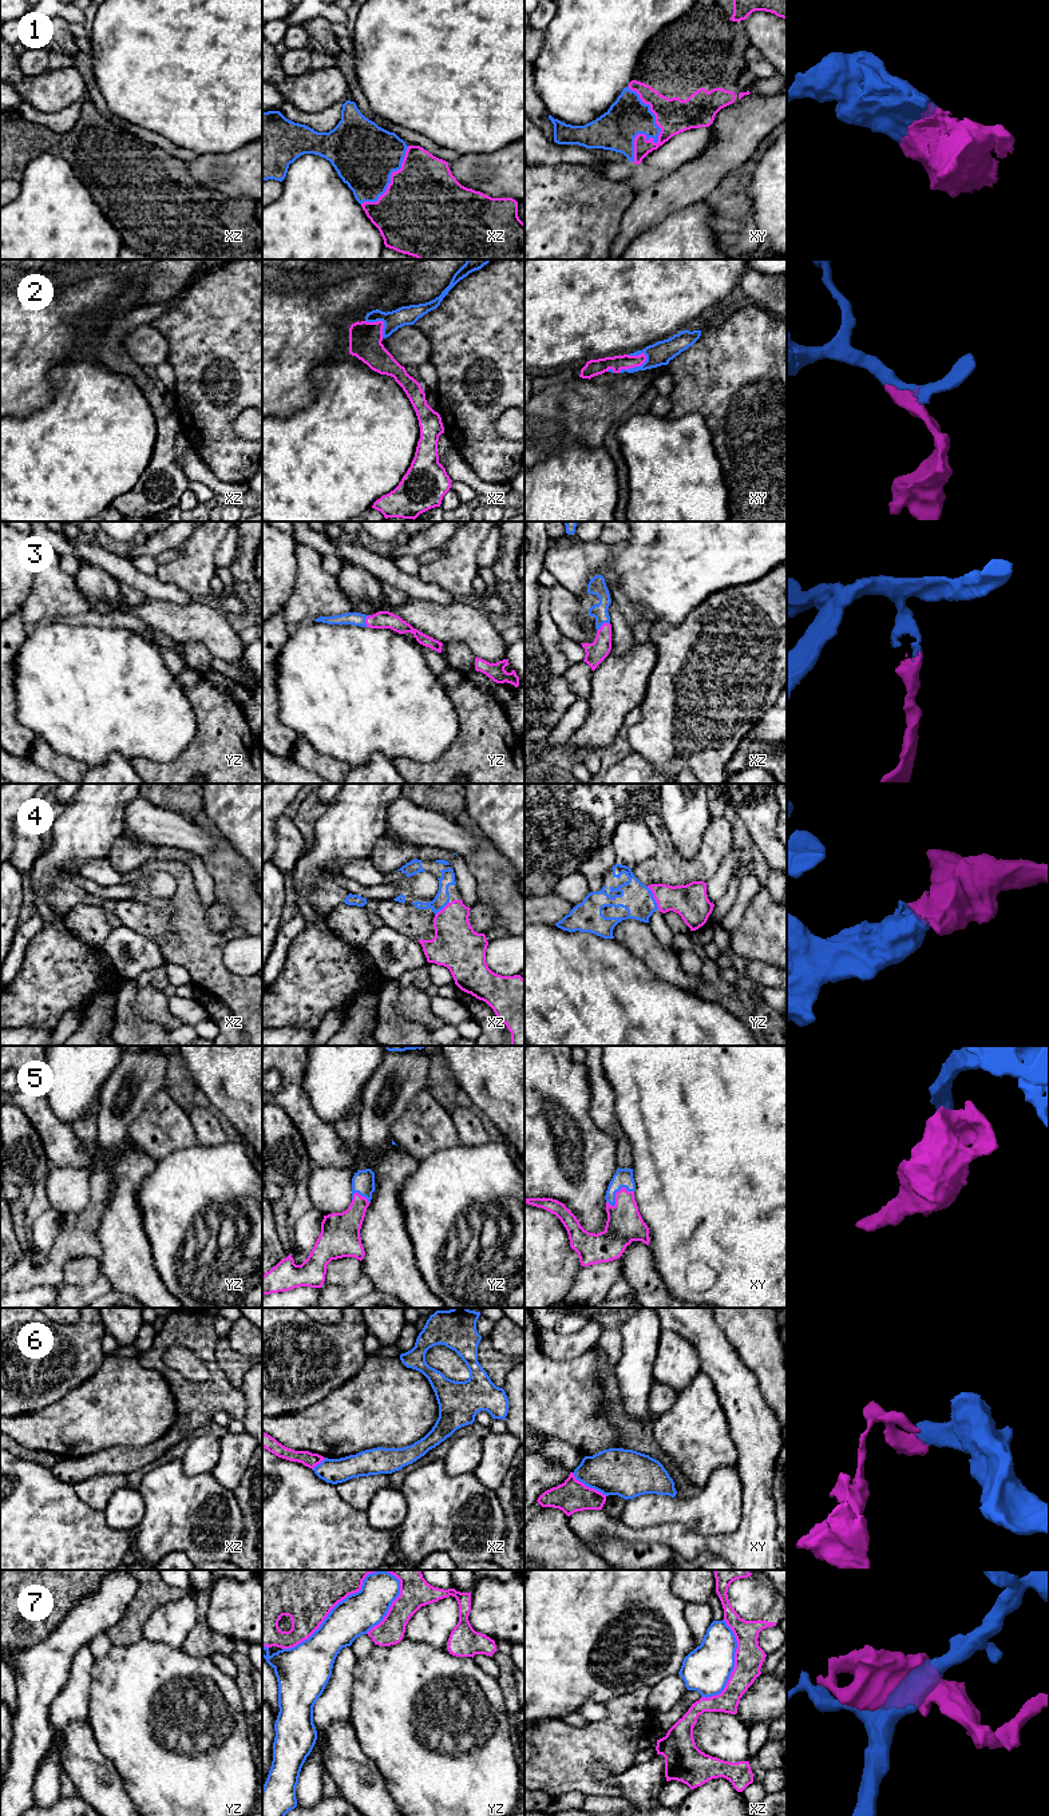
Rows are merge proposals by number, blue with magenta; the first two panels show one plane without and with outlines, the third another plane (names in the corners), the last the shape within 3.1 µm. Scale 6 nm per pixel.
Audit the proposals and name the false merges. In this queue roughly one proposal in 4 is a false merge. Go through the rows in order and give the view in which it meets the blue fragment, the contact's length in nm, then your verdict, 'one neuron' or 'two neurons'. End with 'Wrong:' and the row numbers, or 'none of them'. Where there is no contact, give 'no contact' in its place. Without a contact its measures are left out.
1: contact in xy; length 460 nm; one neuron
2: contact in xy; length 200 nm; one neuron
3: contact in xz; length 100 nm; one neuron
4: contact in yz; length 150 nm; one neuron
5: contact in xy; length 180 nm; one neuron
6: contact in xy; length 260 nm; two neurons
7: contact in yz; length 800 nm; two neurons
Wrong: 6, 7

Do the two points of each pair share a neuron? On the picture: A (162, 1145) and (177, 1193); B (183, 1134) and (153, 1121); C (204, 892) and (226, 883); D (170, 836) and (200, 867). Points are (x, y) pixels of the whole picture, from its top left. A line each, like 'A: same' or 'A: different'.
A: different
B: same
C: different
D: different

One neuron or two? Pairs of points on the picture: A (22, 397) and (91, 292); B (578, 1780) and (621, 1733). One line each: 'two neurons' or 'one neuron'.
A: one neuron
B: one neuron

